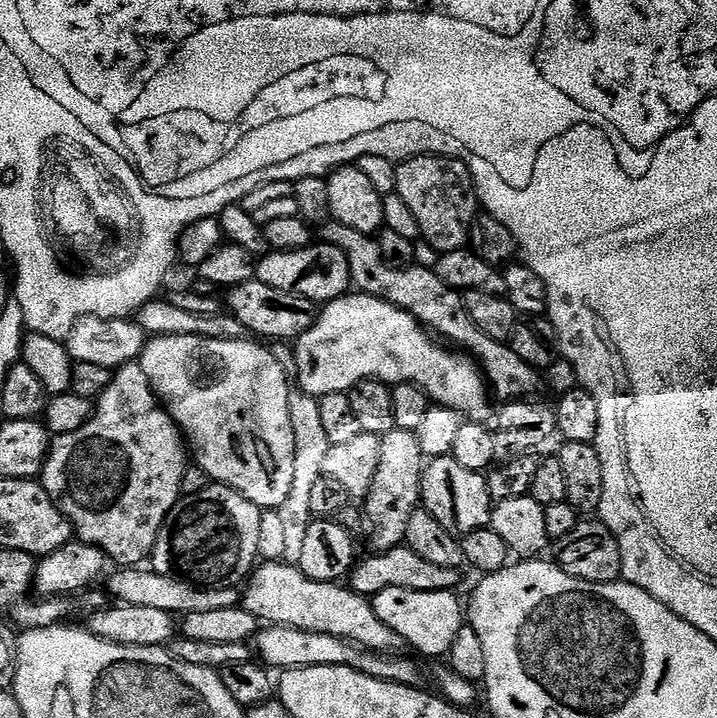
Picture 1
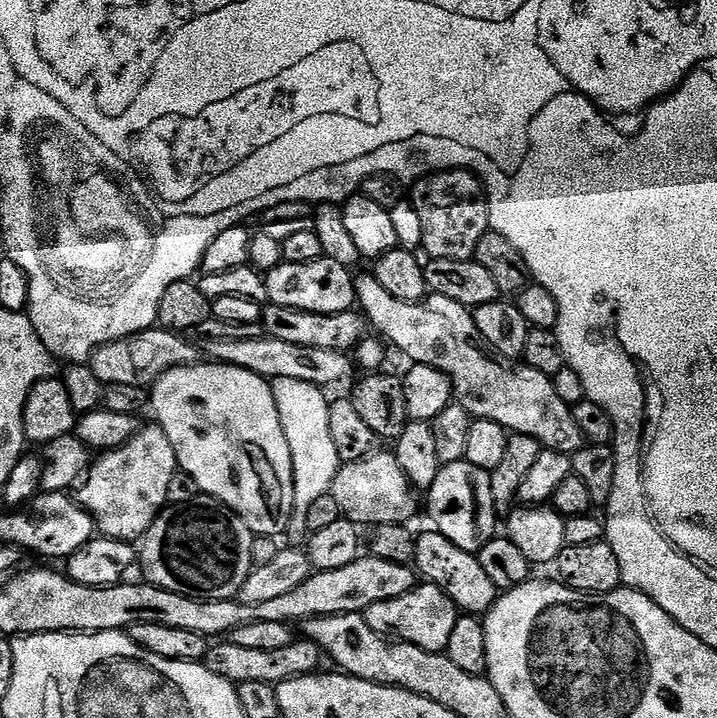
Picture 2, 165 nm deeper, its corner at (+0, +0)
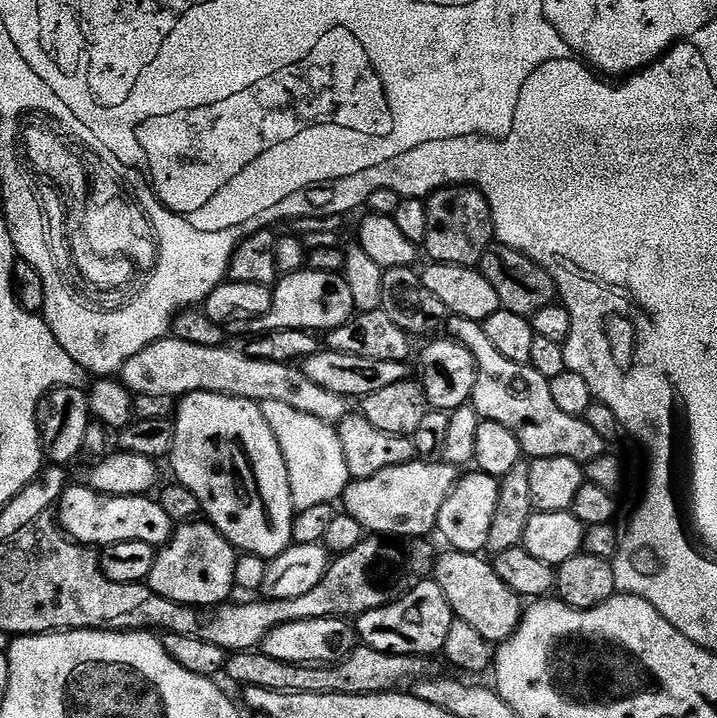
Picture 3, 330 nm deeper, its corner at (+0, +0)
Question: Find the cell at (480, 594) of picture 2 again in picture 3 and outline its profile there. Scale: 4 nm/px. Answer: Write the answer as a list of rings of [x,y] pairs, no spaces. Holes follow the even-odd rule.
[[[444,550],[437,555],[434,579],[442,586],[442,594],[446,594],[446,602],[450,602],[455,619],[470,622],[482,638],[486,638],[494,646],[505,643],[518,630],[520,620],[526,611],[522,597],[510,590],[502,578],[493,570],[491,563],[483,555],[474,552],[458,552]]]

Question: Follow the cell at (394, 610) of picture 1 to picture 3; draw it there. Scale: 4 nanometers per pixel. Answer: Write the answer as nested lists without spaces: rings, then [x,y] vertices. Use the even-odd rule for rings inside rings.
[[[421,579],[414,584],[405,596],[403,593],[392,604],[371,608],[355,617],[356,634],[363,643],[386,654],[432,658],[435,652],[436,655],[443,653],[454,619],[450,602],[446,602],[446,594],[442,594],[442,586],[438,586],[435,579]]]

